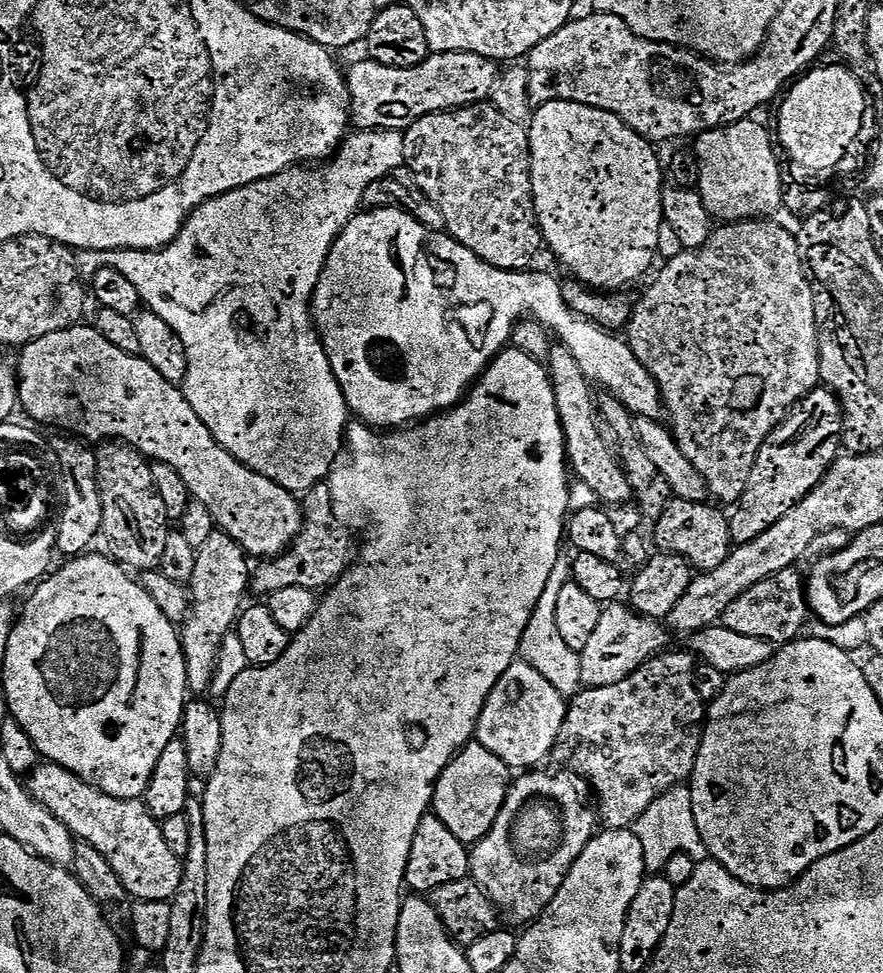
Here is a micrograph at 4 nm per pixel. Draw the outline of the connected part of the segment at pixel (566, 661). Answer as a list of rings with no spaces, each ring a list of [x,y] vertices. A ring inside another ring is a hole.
[[[561,558],[550,574],[550,582],[546,582],[546,590],[542,590],[542,598],[538,598],[538,606],[530,618],[520,643],[520,656],[523,663],[534,666],[558,694],[571,698],[582,688],[582,662],[580,653],[570,650],[566,642],[562,642],[562,634],[558,634],[558,626],[554,622],[554,602],[558,602],[558,593],[562,586],[570,583],[570,564],[567,559]]]

